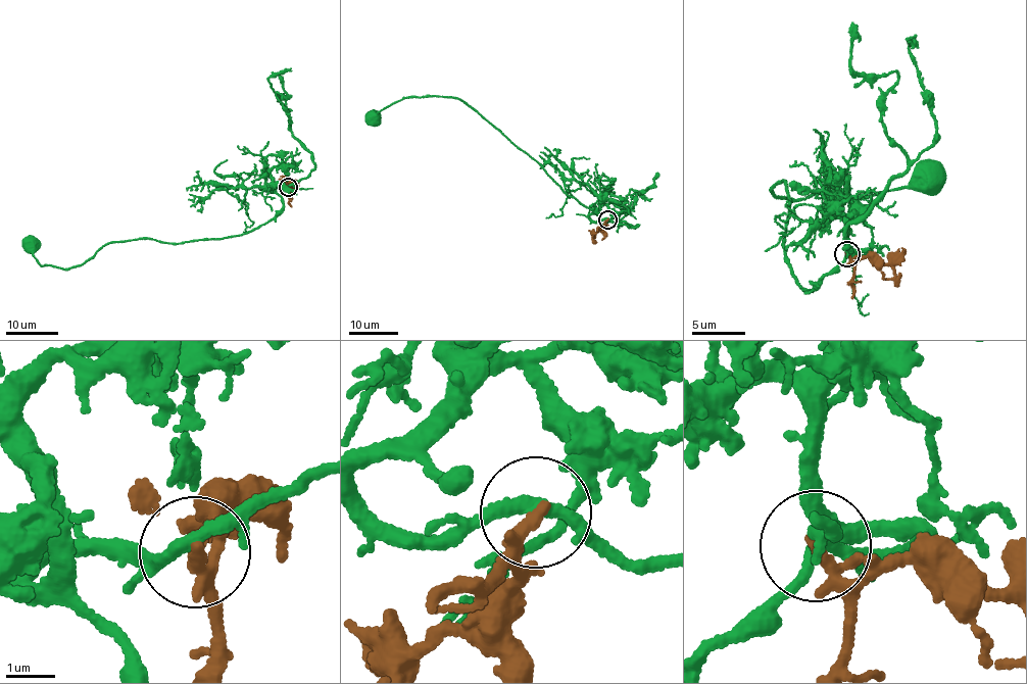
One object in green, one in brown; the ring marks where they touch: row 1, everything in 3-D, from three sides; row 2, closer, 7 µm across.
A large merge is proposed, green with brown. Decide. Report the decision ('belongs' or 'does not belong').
does not belong

